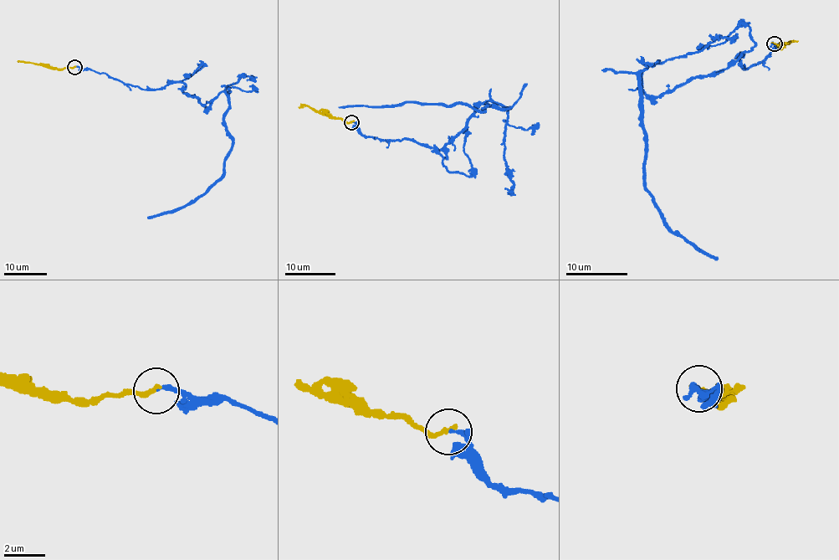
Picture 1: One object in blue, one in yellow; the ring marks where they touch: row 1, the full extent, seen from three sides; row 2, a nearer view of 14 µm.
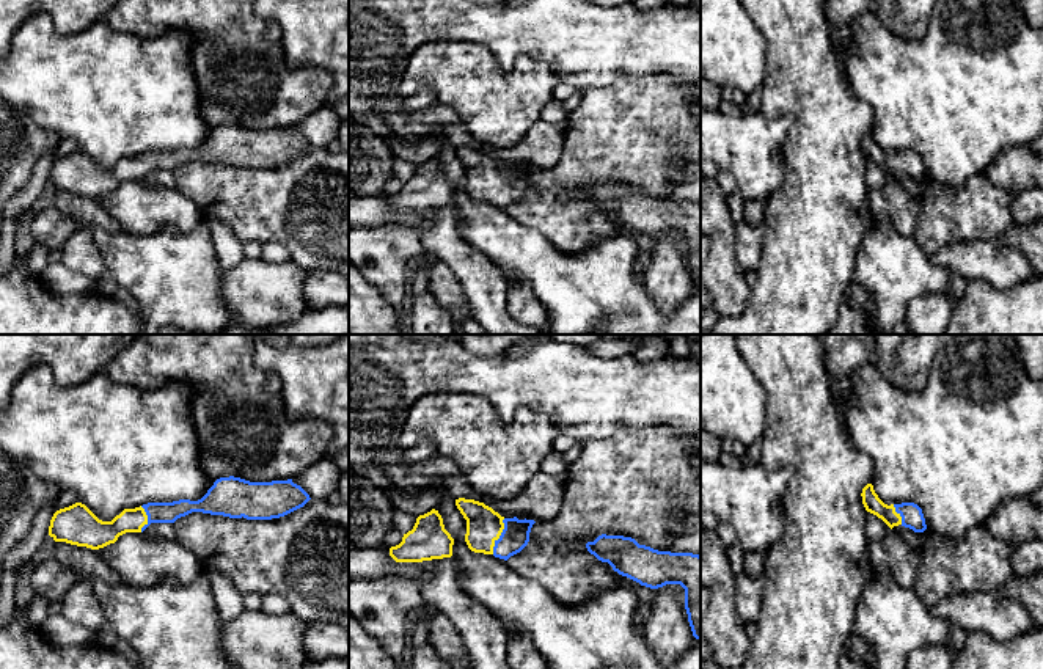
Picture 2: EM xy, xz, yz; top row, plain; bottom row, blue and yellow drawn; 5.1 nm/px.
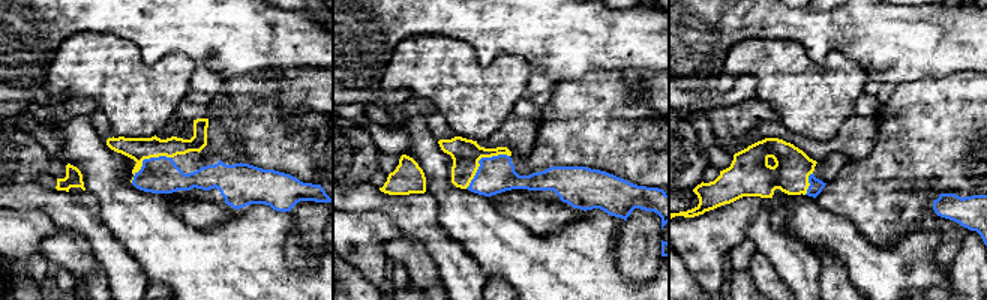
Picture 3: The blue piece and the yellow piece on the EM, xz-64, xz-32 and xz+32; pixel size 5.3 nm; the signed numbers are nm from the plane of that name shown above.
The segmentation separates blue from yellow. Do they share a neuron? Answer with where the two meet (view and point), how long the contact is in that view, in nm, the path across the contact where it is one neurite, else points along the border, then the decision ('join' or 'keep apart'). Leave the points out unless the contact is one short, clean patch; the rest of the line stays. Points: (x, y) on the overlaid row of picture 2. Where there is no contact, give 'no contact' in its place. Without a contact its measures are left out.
xz (500, 536) | 200 nm | across xz (516, 534), (500, 536), (484, 525) | join

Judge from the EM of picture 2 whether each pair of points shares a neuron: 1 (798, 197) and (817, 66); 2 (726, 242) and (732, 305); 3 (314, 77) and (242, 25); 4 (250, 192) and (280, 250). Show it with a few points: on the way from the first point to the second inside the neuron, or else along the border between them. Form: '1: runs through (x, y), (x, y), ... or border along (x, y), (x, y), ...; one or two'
1: runs through (817, 164), (817, 99); one
2: runs through (726, 258), (726, 283), (729, 289); one
3: runs through (294, 77), (286, 77), (255, 46); one
4: border along (263, 242), (280, 242), (288, 250), (291, 259); two

